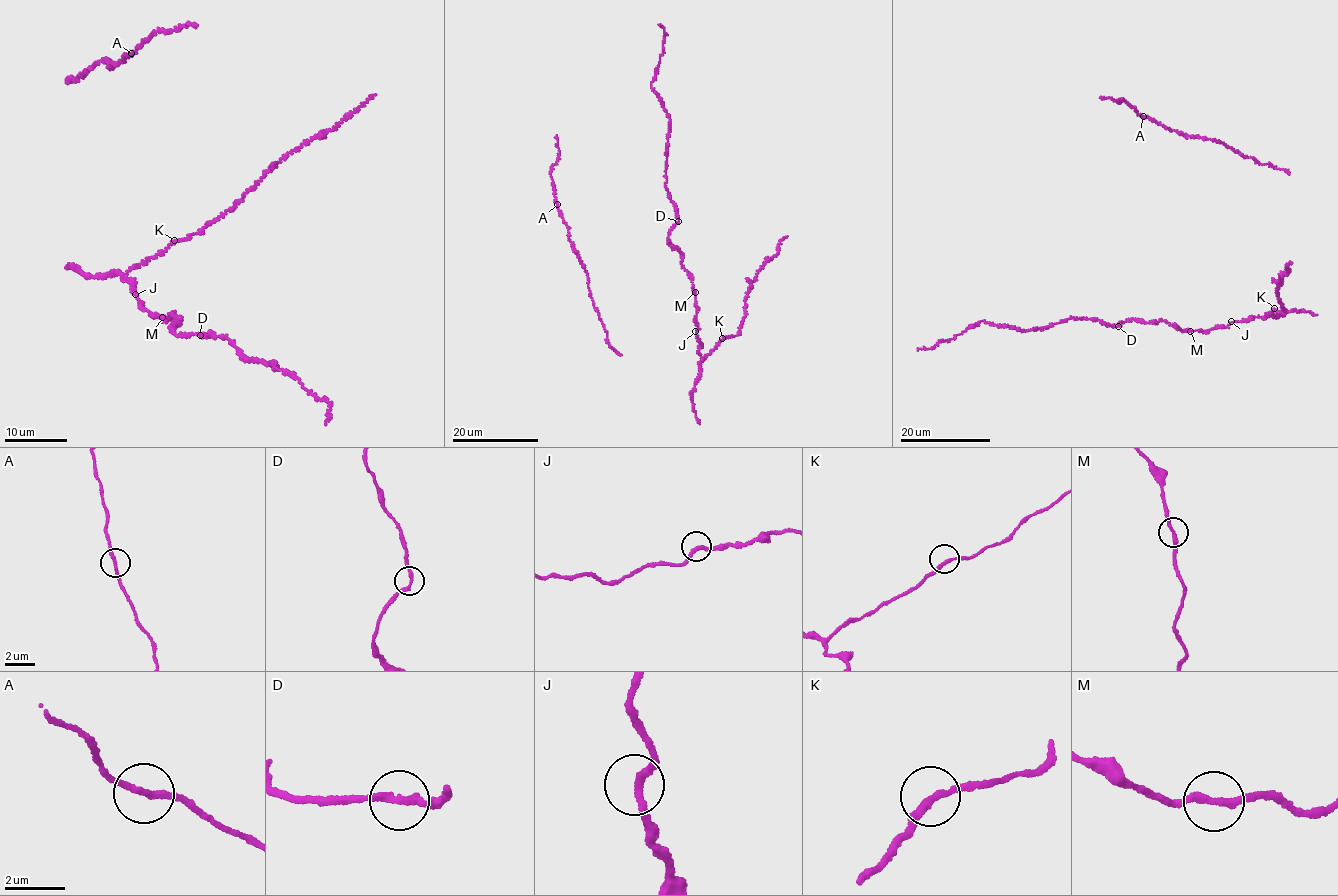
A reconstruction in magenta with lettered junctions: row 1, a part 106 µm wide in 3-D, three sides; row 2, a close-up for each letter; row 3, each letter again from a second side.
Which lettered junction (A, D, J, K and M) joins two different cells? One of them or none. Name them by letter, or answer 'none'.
none

